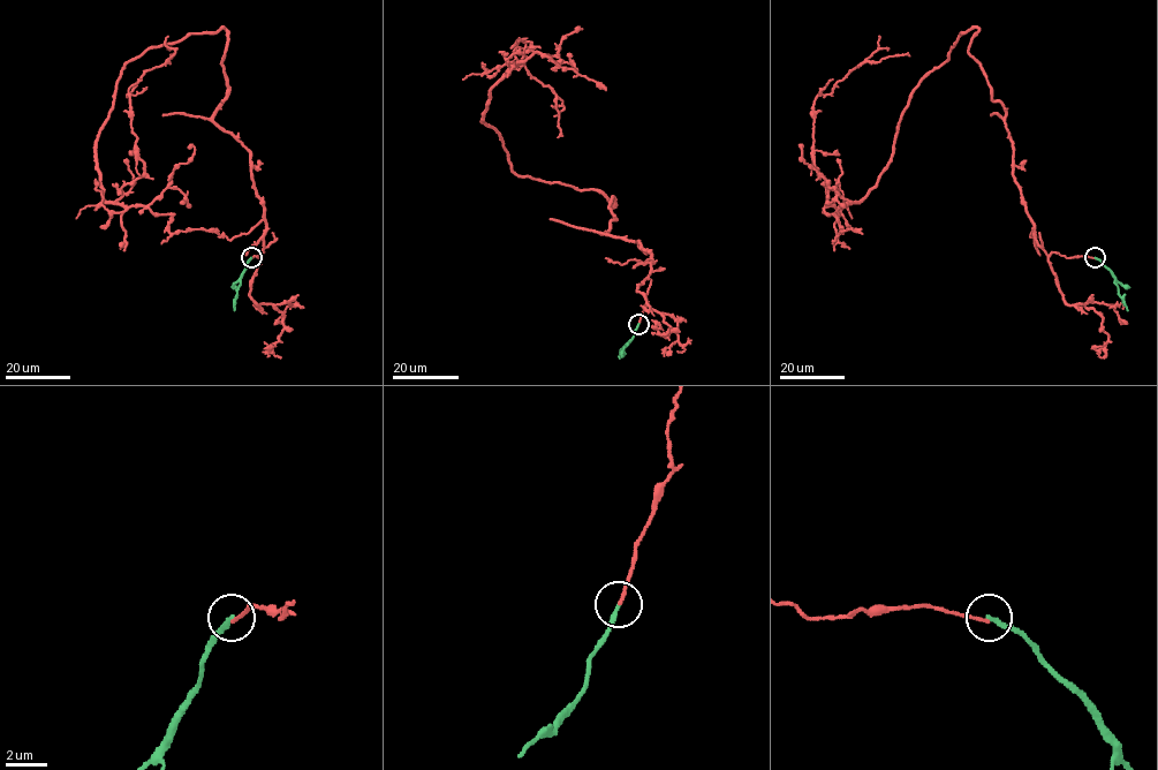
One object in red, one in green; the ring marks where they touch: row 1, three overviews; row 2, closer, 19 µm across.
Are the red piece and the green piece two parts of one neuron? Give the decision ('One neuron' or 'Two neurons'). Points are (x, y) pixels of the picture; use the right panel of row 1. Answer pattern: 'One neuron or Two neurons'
Two neurons

